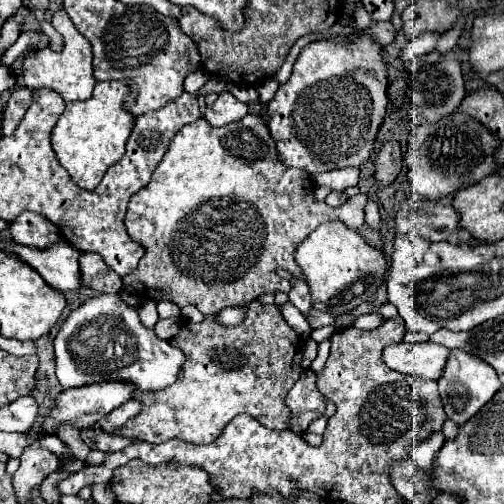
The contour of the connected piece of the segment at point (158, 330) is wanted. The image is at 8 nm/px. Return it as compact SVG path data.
M181 318L159 319L155 325L154 331L159 338L169 340L179 333L181 323Z

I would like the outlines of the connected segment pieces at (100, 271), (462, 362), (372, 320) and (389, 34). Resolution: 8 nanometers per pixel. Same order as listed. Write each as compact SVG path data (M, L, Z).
M81 253L79 271L81 271L81 285L95 289L99 293L117 293L123 286L119 276L107 267L97 253Z
M455 349L451 351L443 375L439 377L439 395L445 407L445 413L449 419L453 419L457 425L463 425L467 419L471 419L493 395L495 391L501 387L501 381L495 373L495 369L491 369L491 365L487 365L485 361L479 361L479 357L463 351L463 349Z
M367 313L367 315L361 315L359 319L355 319L355 327L359 327L359 329L365 329L365 331L369 331L369 329L375 329L375 327L379 327L383 323L383 317L379 315L379 313Z
M383 21L383 23L375 23L369 27L369 33L375 37L377 43L381 45L389 45L395 39L395 29L391 25L391 21Z

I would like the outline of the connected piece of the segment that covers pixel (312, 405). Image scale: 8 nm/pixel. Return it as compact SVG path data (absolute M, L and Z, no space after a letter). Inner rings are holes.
M303 371L303 377L293 385L293 389L285 397L285 405L289 409L289 431L303 433L307 431L313 419L319 419L325 413L325 397L319 393L315 385L315 371Z

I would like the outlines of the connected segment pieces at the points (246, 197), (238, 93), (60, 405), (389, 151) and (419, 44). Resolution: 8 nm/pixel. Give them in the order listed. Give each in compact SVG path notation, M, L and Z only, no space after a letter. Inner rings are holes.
M245 115L241 121L235 121L235 123L229 123L229 125L223 125L223 127L213 127L209 125L205 119L197 119L195 123L189 123L185 125L169 143L169 149L167 153L163 155L163 159L159 161L159 165L155 167L153 175L151 175L151 181L147 187L143 187L141 191L137 191L131 201L129 201L129 207L127 207L127 217L125 217L125 223L127 223L127 233L131 235L133 241L137 241L143 249L145 249L145 255L141 257L139 261L139 267L129 273L129 277L123 279L125 285L131 285L135 287L135 291L141 295L141 297L149 297L149 299L169 299L173 303L177 303L179 307L185 307L185 305L195 305L201 313L209 313L209 315L215 315L219 313L221 309L225 307L239 307L239 305L245 305L253 299L257 299L259 295L263 293L287 293L287 289L291 289L291 285L287 285L283 279L277 277L277 269L279 267L285 267L289 269L291 273L295 273L295 277L301 277L299 273L299 267L295 267L295 261L293 261L293 253L297 249L297 245L313 231L317 229L321 223L327 223L327 221L343 221L349 229L361 229L363 223L365 223L365 203L367 203L367 195L359 193L351 199L347 199L341 207L329 207L327 203L317 203L314 197L313 179L307 171L303 169L293 169L293 167L285 167L279 157L277 157L277 149L275 149L275 139L267 133L267 125L263 125L263 119L259 115ZM185 197L189 197L189 201L193 203L193 211L185 211Z
M232 86L229 92L241 102L258 102L259 96L254 87Z
M95 383L95 385L83 385L79 389L67 389L67 391L61 391L57 397L55 397L55 405L51 407L51 411L45 415L45 421L41 423L41 431L39 435L57 435L59 433L59 427L63 423L71 423L73 427L77 427L79 431L83 429L91 429L97 421L101 421L105 415L109 415L113 409L117 409L121 403L129 401L131 393L135 391L133 385L127 385L127 383Z
M385 141L373 159L375 159L375 179L379 181L379 185L383 185L383 187L391 185L403 167L399 143Z
M423 33L421 37L417 37L417 39L413 39L413 41L407 43L407 47L399 55L399 59L403 63L407 63L407 61L415 61L415 59L423 57L425 53L429 53L429 51L435 49L437 39L439 39L439 35L435 35L435 33Z

